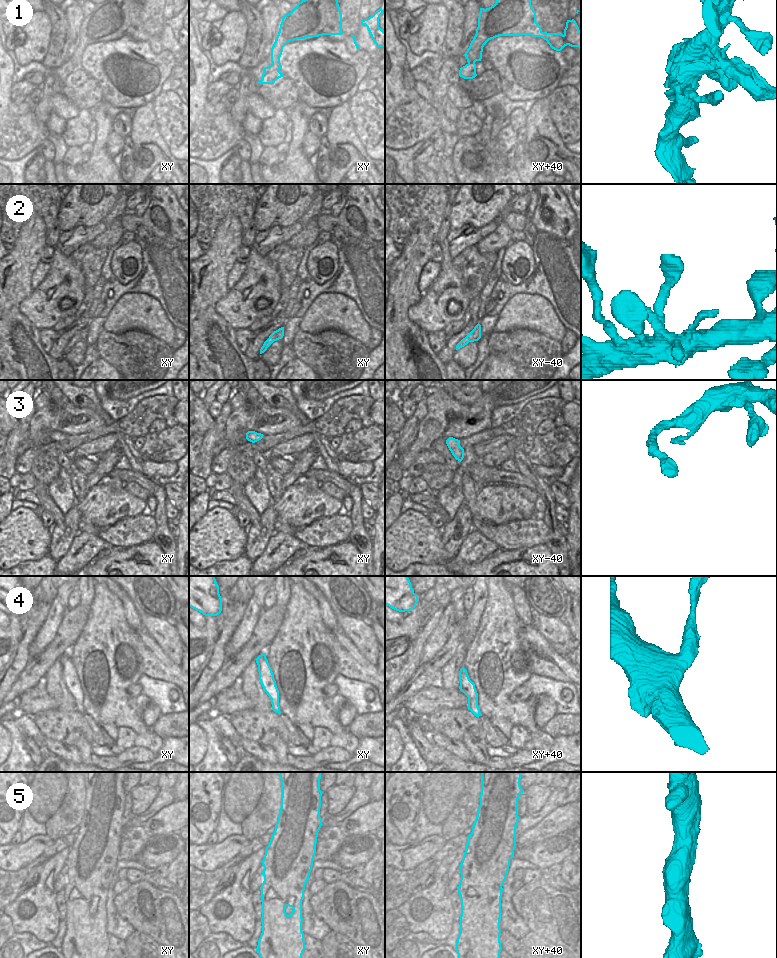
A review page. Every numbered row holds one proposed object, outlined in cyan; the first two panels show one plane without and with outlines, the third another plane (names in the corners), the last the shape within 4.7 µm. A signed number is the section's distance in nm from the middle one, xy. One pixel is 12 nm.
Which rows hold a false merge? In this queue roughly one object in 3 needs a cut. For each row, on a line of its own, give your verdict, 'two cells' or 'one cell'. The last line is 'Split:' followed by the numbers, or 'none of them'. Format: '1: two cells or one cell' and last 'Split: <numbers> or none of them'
1: two cells
2: one cell
3: one cell
4: one cell
5: one cell
Split: 1

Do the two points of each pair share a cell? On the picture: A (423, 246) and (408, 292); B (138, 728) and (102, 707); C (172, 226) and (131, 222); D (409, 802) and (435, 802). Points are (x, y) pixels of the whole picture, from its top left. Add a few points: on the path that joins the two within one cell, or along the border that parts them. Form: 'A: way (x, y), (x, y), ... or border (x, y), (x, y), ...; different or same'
A: way (414, 257), (408, 265), (408, 281); same
B: way (129, 719), (118, 708), (111, 707); same
C: way (166, 217), (151, 217), (148, 220), (142, 221); same
D: border (424, 783), (421, 789), (420, 801); different

